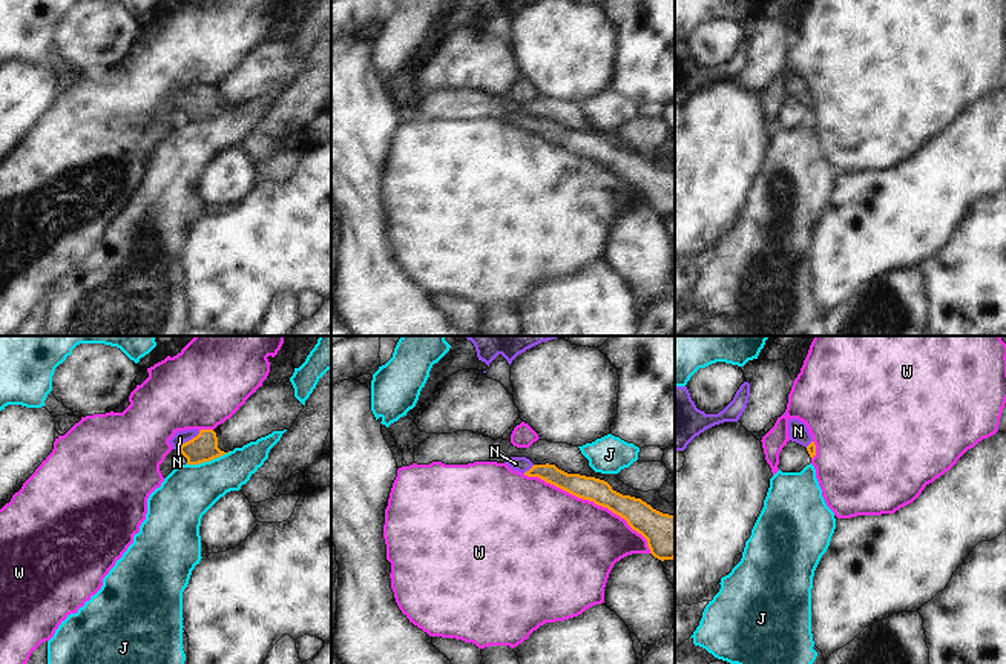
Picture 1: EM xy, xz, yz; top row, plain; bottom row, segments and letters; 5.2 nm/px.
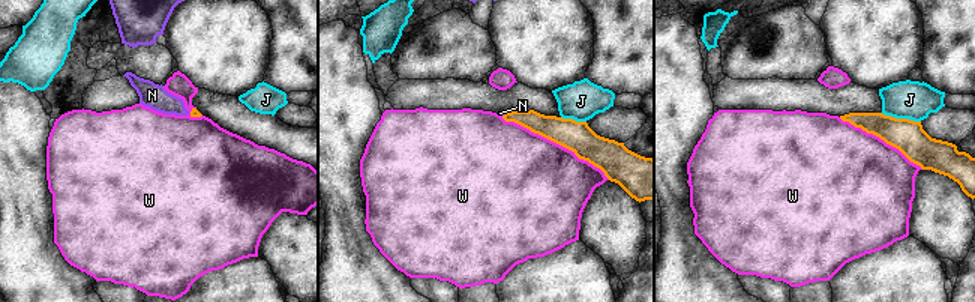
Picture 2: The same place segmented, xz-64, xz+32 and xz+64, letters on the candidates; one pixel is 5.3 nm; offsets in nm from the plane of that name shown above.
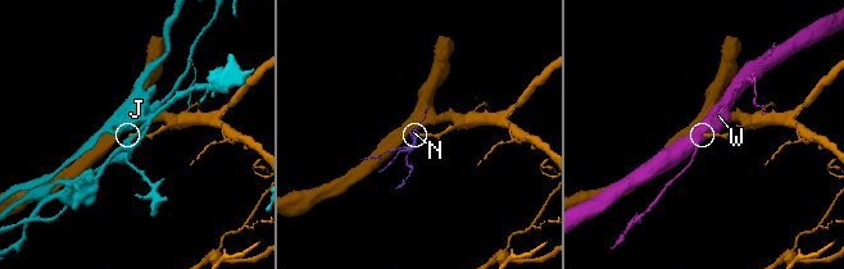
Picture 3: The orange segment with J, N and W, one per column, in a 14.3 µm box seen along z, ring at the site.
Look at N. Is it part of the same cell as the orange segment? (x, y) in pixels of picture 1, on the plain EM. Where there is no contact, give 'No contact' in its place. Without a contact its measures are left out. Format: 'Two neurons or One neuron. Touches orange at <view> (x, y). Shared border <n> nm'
One neuron. Touches orange at xy (189, 97). Shared border 160 nm.

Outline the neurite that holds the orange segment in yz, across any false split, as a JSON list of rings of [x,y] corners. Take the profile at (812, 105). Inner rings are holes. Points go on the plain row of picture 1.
[[[788,75],[788,94],[791,98],[805,103],[811,115],[816,112],[816,101],[804,78],[797,75]]]

